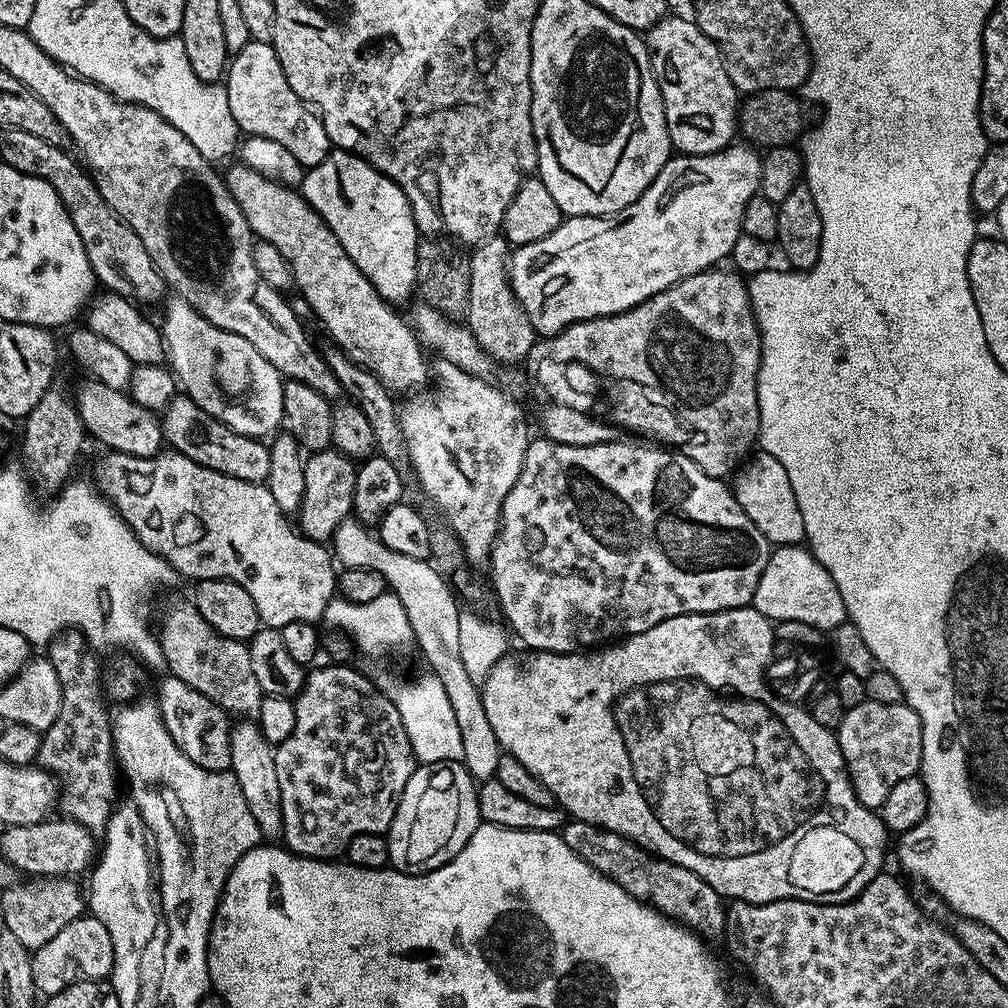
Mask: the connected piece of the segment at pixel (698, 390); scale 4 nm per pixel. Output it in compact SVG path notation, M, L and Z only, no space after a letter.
M715 267L699 272L667 288L662 294L654 294L654 298L646 298L646 302L622 314L571 324L557 336L540 338L536 342L540 345L540 356L556 356L556 366L580 363L600 378L613 376L616 380L624 380L620 382L631 382L636 386L644 380L645 364L668 391L667 399L686 427L695 435L697 432L702 436L698 450L708 456L697 455L695 462L704 473L716 479L727 477L730 471L733 473L737 469L736 464L747 454L748 447L755 445L760 435L760 407L756 393L760 331L745 277L735 270L720 271L719 267Z

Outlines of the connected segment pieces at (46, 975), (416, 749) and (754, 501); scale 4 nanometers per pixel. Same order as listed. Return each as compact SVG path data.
M85 914L31 953L31 977L37 993L45 997L60 993L75 980L107 979L113 968L113 942L102 922Z
M388 672L385 676L375 677L374 683L398 710L402 726L410 738L412 753L420 764L437 764L443 760L462 761L462 737L455 722L450 699L442 688L441 682L433 674L425 674L417 680L403 680L400 676Z
M761 453L744 472L737 473L737 480L732 484L733 496L743 512L763 532L771 545L784 547L787 544L801 545L806 538L802 512L798 507L798 500L794 490L790 487L790 480L786 475L786 468L768 453Z

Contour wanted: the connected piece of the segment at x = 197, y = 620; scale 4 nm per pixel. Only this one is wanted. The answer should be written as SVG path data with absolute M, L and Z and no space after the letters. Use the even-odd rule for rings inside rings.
M191 599L176 600L165 610L160 628L158 624L158 639L164 664L171 675L186 682L186 686L194 686L198 694L206 694L206 698L223 708L225 713L237 712L240 718L255 717L264 692L258 686L258 678L250 663L250 650L245 641L218 634L218 630L214 630L210 622L198 614Z

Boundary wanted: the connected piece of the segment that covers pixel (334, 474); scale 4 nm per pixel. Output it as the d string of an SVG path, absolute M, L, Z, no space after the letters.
M335 450L311 453L304 461L306 470L306 494L298 513L298 528L311 540L331 541L338 526L353 515L354 486L356 485L357 465L349 456Z

